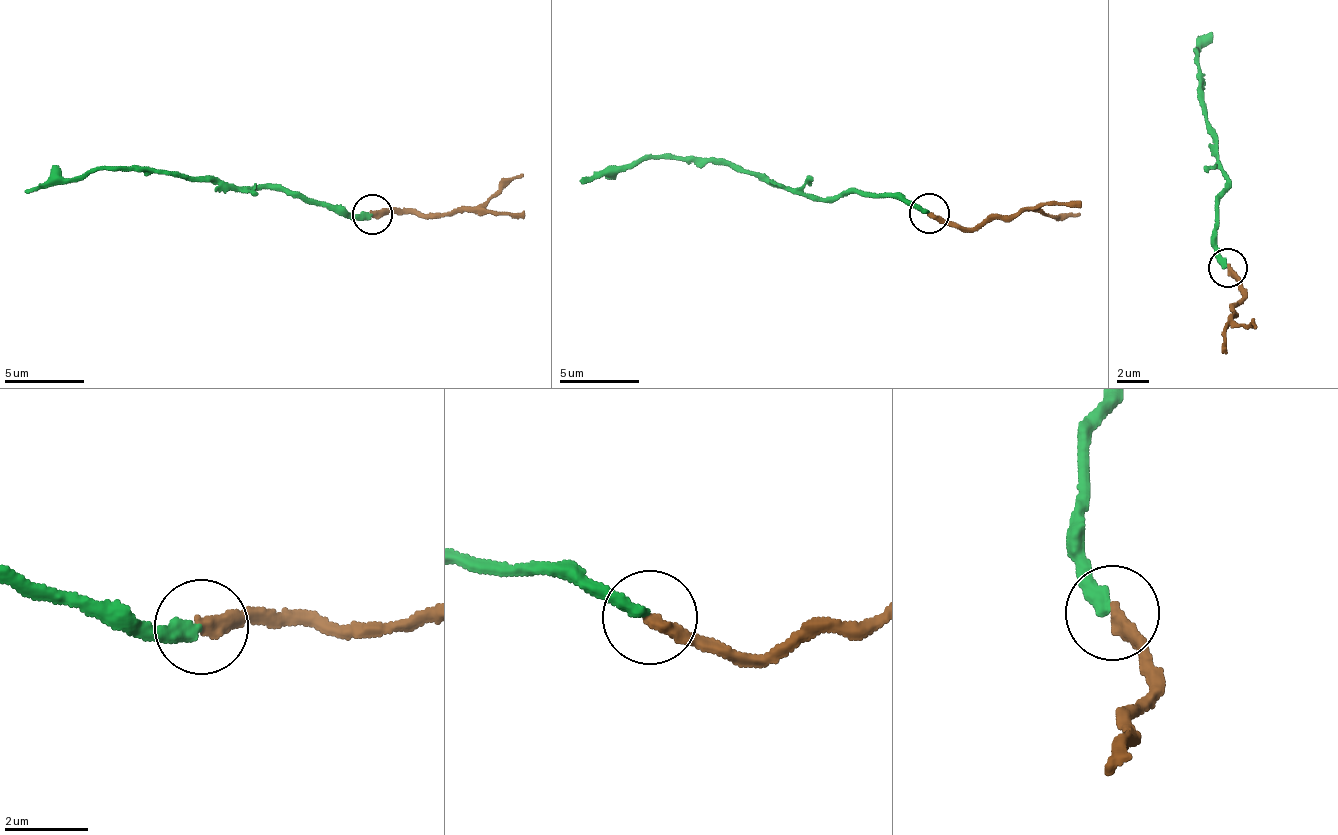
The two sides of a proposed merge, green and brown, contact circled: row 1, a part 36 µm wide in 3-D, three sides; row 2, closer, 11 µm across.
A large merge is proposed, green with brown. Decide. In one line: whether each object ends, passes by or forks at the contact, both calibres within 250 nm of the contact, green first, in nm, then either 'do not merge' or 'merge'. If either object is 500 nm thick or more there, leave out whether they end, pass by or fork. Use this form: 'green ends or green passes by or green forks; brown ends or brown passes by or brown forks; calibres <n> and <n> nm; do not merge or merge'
green ends; brown ends; calibres 300 and 360 nm; merge

